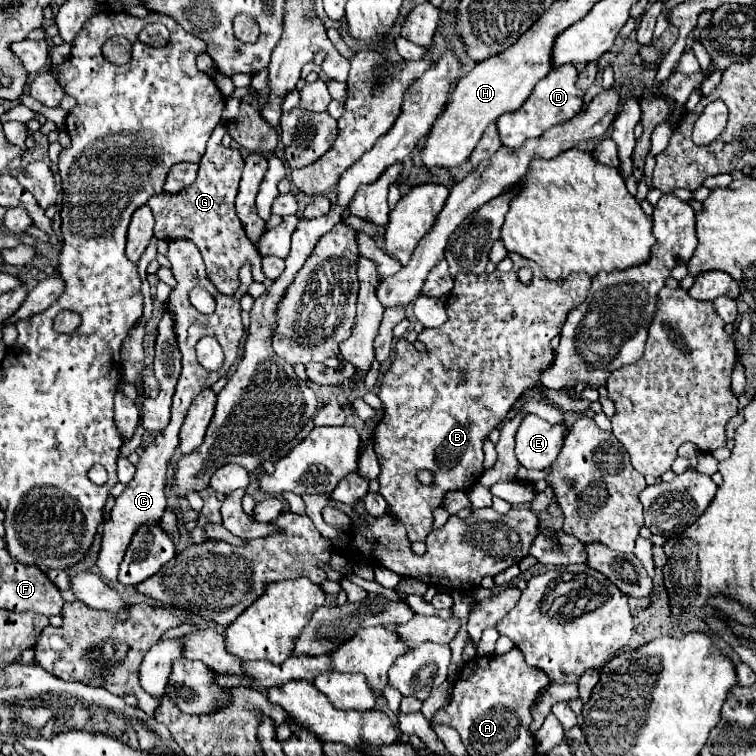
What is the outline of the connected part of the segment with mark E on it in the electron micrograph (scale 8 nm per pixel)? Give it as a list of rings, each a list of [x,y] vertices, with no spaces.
[[[527,414],[517,430],[517,460],[521,466],[531,470],[549,468],[559,456],[565,440],[567,424],[549,424],[547,420]]]

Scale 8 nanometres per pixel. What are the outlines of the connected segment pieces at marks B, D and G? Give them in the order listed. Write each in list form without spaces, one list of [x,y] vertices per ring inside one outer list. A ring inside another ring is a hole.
[[[511,254],[511,260],[513,270],[505,274],[499,270],[489,274],[489,278],[459,274],[451,294],[447,296],[449,320],[441,328],[429,328],[417,336],[427,350],[419,352],[415,344],[401,338],[395,344],[395,360],[383,376],[379,398],[385,414],[373,434],[375,454],[381,468],[377,476],[381,484],[379,492],[407,528],[411,542],[427,538],[433,526],[433,510],[443,506],[447,492],[469,490],[477,484],[485,470],[481,448],[483,438],[489,436],[489,432],[507,416],[511,406],[539,382],[539,372],[551,366],[553,350],[549,342],[561,332],[567,314],[587,298],[591,276],[587,278],[585,272],[567,276],[567,280],[561,282],[551,282],[543,276],[537,264],[531,264],[531,260],[515,254]],[[523,266],[533,270],[533,280],[527,286],[517,280],[517,270]],[[461,372],[465,372],[465,380],[459,378]],[[419,470],[429,470],[435,482],[431,486],[421,484],[417,480]]]
[[[563,64],[563,68],[555,68],[545,80],[541,80],[533,88],[533,92],[527,98],[527,102],[523,104],[523,108],[519,108],[517,112],[511,112],[511,114],[503,114],[497,120],[501,142],[509,148],[521,148],[525,140],[539,138],[539,136],[543,136],[543,132],[547,128],[575,116],[575,112],[581,110],[583,96],[585,96],[585,92],[577,86],[577,76],[579,76],[579,70],[573,64]]]
[[[219,124],[213,136],[209,138],[207,150],[199,162],[199,176],[189,188],[177,194],[153,196],[147,204],[155,216],[155,236],[167,242],[179,240],[179,238],[195,242],[199,252],[203,254],[207,274],[215,284],[215,288],[231,296],[239,286],[237,272],[245,262],[251,264],[255,282],[263,282],[265,274],[261,270],[261,256],[257,248],[251,244],[251,240],[247,240],[247,234],[243,232],[243,224],[235,212],[235,196],[241,180],[243,156],[239,150],[225,148],[221,144],[221,138],[225,134],[227,134],[227,128]]]

